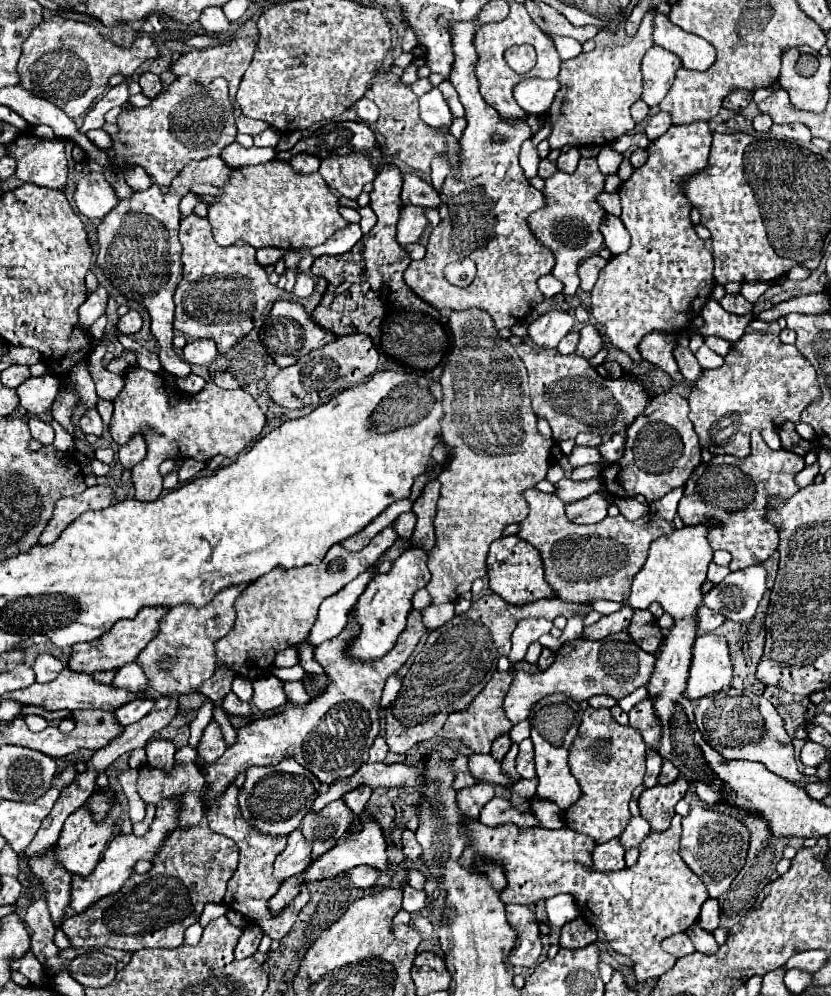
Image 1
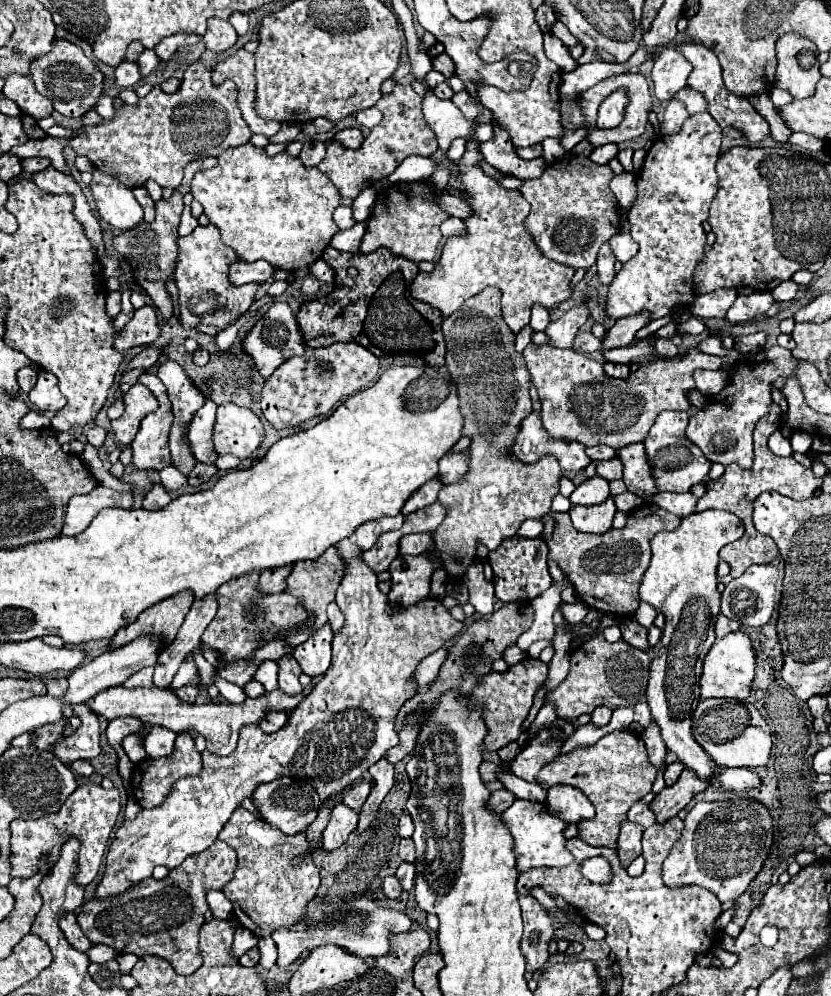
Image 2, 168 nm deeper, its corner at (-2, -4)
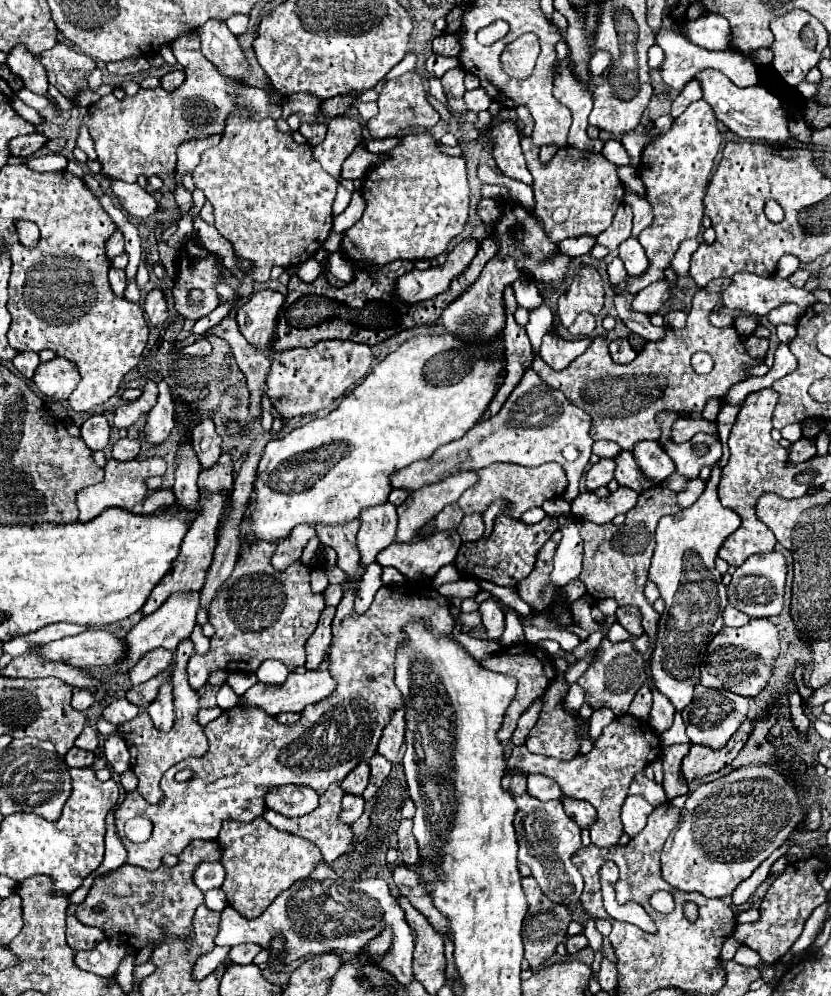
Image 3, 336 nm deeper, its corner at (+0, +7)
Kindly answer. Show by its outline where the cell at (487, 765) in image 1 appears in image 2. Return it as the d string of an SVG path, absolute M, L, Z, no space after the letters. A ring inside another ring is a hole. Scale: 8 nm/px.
M500 773L500 781L504 783L504 787L510 789L510 793L514 793L518 799L526 799L526 801L538 801L544 803L546 801L546 789L540 787L538 783L528 783L520 777L516 777L514 773Z

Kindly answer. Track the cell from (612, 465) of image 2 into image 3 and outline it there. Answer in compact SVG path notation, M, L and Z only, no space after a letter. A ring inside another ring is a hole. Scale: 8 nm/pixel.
M622 450L622 452L618 454L618 458L614 458L614 464L616 464L614 478L618 480L620 486L630 486L630 488L634 488L636 492L642 492L642 490L648 486L648 480L646 480L646 478L642 476L642 472L638 470L632 452Z

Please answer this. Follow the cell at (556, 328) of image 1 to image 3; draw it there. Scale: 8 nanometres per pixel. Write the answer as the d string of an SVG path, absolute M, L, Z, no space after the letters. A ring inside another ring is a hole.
M584 266L578 268L574 276L580 278L574 278L572 286L558 298L558 316L564 328L568 328L580 312L590 312L596 316L604 302L604 288L598 270Z

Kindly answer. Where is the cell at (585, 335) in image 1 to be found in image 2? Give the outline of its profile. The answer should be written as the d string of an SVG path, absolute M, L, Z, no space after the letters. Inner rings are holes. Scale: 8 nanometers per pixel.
M640 311L636 315L618 319L616 325L608 331L608 335L604 337L604 349L614 349L614 347L626 347L636 333L650 323L650 317L646 311Z

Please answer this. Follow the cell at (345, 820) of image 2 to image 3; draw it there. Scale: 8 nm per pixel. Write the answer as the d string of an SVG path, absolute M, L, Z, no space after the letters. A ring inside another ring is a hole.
M344 794L342 798L342 812L340 812L340 822L352 824L360 818L364 810L364 798L362 796L352 796L352 794Z

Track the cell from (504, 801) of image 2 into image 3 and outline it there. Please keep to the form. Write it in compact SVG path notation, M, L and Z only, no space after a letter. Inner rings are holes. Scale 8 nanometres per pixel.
M506 774L502 778L504 790L508 790L514 796L520 796L526 792L526 774Z

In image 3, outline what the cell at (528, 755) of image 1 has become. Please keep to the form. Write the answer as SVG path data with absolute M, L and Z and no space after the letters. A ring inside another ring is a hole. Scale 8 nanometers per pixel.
M556 676L554 682L550 682L546 694L544 694L544 706L542 706L542 712L540 712L540 718L536 722L536 726L530 730L528 738L526 738L526 746L532 754L542 754L542 756L552 756L552 758L560 758L560 760L570 760L578 754L578 740L576 740L576 722L580 724L582 720L572 714L568 714L564 710L564 696L568 692L568 684L564 682L564 676Z

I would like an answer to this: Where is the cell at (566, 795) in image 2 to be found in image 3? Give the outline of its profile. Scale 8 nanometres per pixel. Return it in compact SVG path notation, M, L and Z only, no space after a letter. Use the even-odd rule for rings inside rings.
M562 796L562 804L564 804L566 814L570 814L570 818L574 818L574 822L580 828L590 828L590 824L596 820L596 810L586 800Z

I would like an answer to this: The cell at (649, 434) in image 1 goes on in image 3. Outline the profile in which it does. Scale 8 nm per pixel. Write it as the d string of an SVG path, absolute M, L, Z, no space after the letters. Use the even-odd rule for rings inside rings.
M662 410L662 414L658 414L658 426L662 426L662 434L658 442L676 464L676 472L692 480L698 478L700 468L712 466L720 460L722 444L718 438L710 434L696 434L690 442L684 444L670 442L670 430L678 416L682 414L674 414L672 410Z

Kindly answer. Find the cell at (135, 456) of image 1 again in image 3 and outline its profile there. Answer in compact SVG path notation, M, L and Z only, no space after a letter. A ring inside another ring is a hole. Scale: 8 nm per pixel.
M158 380L158 402L146 416L144 426L144 442L162 444L174 428L174 400L168 384Z

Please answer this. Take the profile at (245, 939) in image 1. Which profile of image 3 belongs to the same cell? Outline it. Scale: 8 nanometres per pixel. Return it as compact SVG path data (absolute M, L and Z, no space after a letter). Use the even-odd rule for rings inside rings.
M238 944L238 946L234 946L230 950L230 956L228 958L234 964L250 964L260 950L262 950L262 946L258 946L258 944Z

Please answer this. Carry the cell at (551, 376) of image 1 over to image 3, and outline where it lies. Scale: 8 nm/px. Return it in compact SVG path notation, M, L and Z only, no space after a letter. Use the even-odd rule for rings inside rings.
M706 288L696 290L686 328L668 328L662 340L646 342L630 364L614 364L608 354L608 344L602 338L594 338L592 346L564 370L550 368L540 356L534 358L532 368L548 386L562 390L570 404L590 414L592 440L612 440L620 444L622 450L632 450L640 440L658 440L660 428L654 422L656 412L702 412L710 398L724 398L732 384L746 378L742 374L744 364L760 364L746 354L742 338L732 326L716 328L708 322L710 312L718 306L718 294L722 292L708 292ZM694 352L708 352L712 356L714 370L710 374L704 376L694 372L690 366Z

